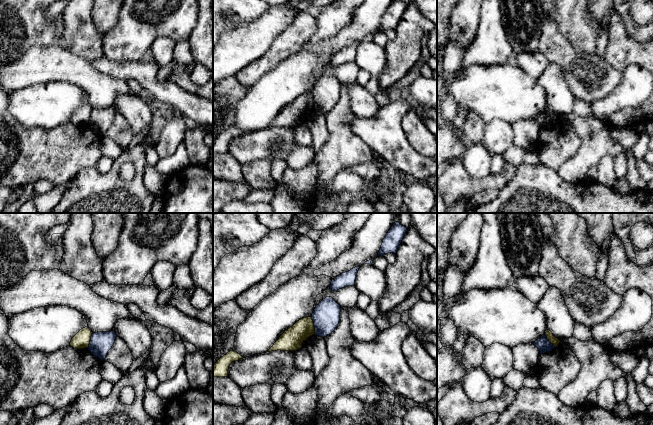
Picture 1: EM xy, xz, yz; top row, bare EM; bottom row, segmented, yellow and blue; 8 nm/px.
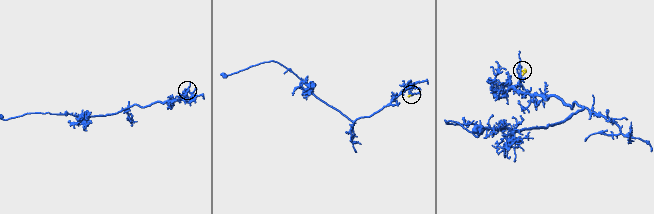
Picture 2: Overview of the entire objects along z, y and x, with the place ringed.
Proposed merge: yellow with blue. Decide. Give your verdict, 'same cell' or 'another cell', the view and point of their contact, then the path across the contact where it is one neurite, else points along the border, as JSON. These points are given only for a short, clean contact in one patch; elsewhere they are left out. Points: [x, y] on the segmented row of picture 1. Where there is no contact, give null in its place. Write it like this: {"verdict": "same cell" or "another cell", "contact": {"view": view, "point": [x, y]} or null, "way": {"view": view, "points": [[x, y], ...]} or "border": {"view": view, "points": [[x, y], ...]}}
{"verdict": "another cell", "contact": {"view": "xz", "point": [313, 325]}, "border": {"view": "xz", "points": [[310, 316], [315, 334]]}}

